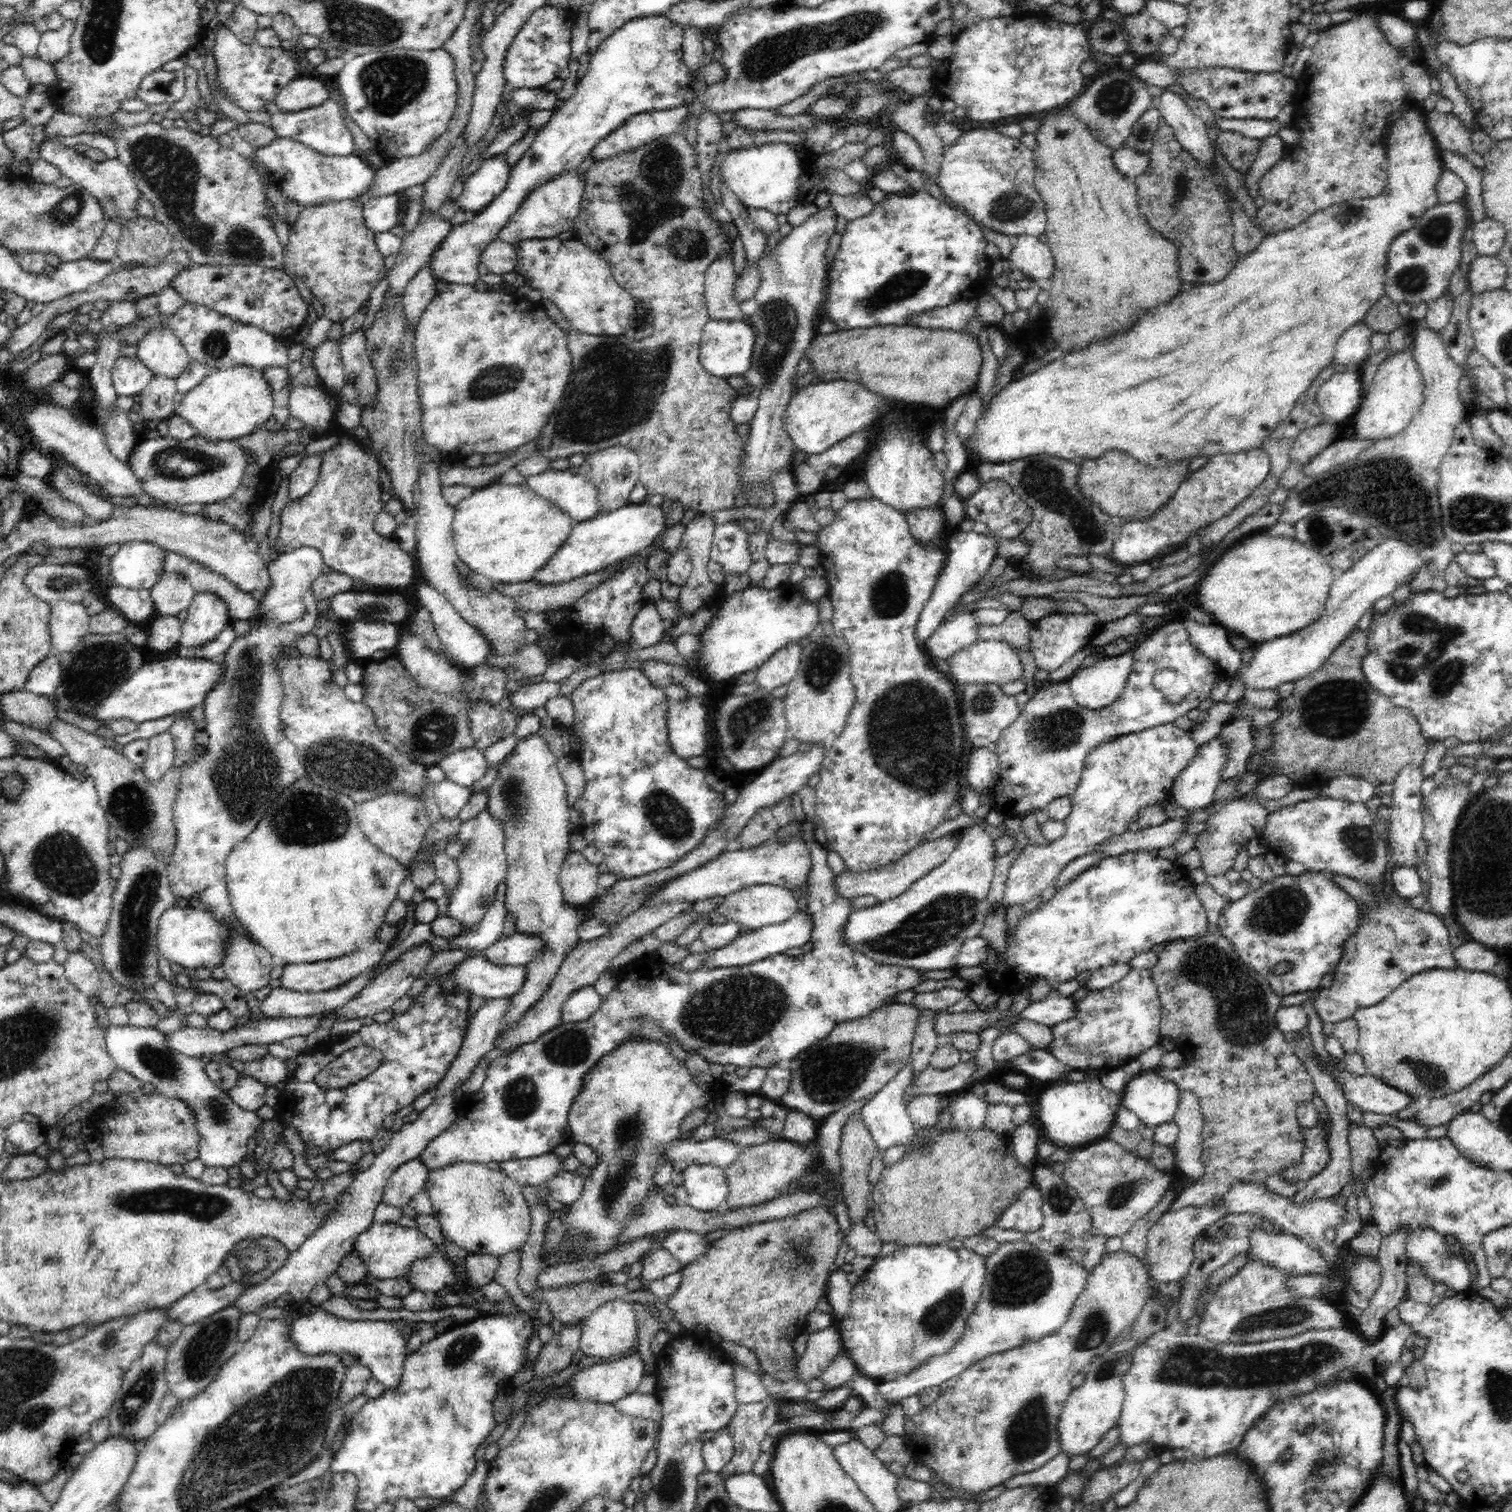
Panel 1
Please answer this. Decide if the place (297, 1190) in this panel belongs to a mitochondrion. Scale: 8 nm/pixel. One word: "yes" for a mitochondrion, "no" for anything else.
no

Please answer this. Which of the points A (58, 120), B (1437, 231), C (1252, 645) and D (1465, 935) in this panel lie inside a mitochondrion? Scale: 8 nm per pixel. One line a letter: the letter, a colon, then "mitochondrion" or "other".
A: other
B: mitochondrion
C: other
D: other

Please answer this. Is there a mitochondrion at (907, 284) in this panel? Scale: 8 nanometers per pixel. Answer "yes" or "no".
yes

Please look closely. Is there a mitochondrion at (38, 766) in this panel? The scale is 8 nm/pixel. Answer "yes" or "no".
no

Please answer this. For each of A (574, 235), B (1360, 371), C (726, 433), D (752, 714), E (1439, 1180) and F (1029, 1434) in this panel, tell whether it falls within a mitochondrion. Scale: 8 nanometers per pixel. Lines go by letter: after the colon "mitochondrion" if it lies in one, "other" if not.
A: other
B: other
C: other
D: mitochondrion
E: mitochondrion
F: mitochondrion

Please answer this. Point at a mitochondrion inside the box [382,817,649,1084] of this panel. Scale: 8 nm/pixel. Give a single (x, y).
(567, 1047)

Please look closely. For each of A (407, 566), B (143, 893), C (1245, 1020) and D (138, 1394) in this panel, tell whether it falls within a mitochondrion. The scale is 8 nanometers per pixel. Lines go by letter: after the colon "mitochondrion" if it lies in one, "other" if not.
A: other
B: mitochondrion
C: mitochondrion
D: mitochondrion

